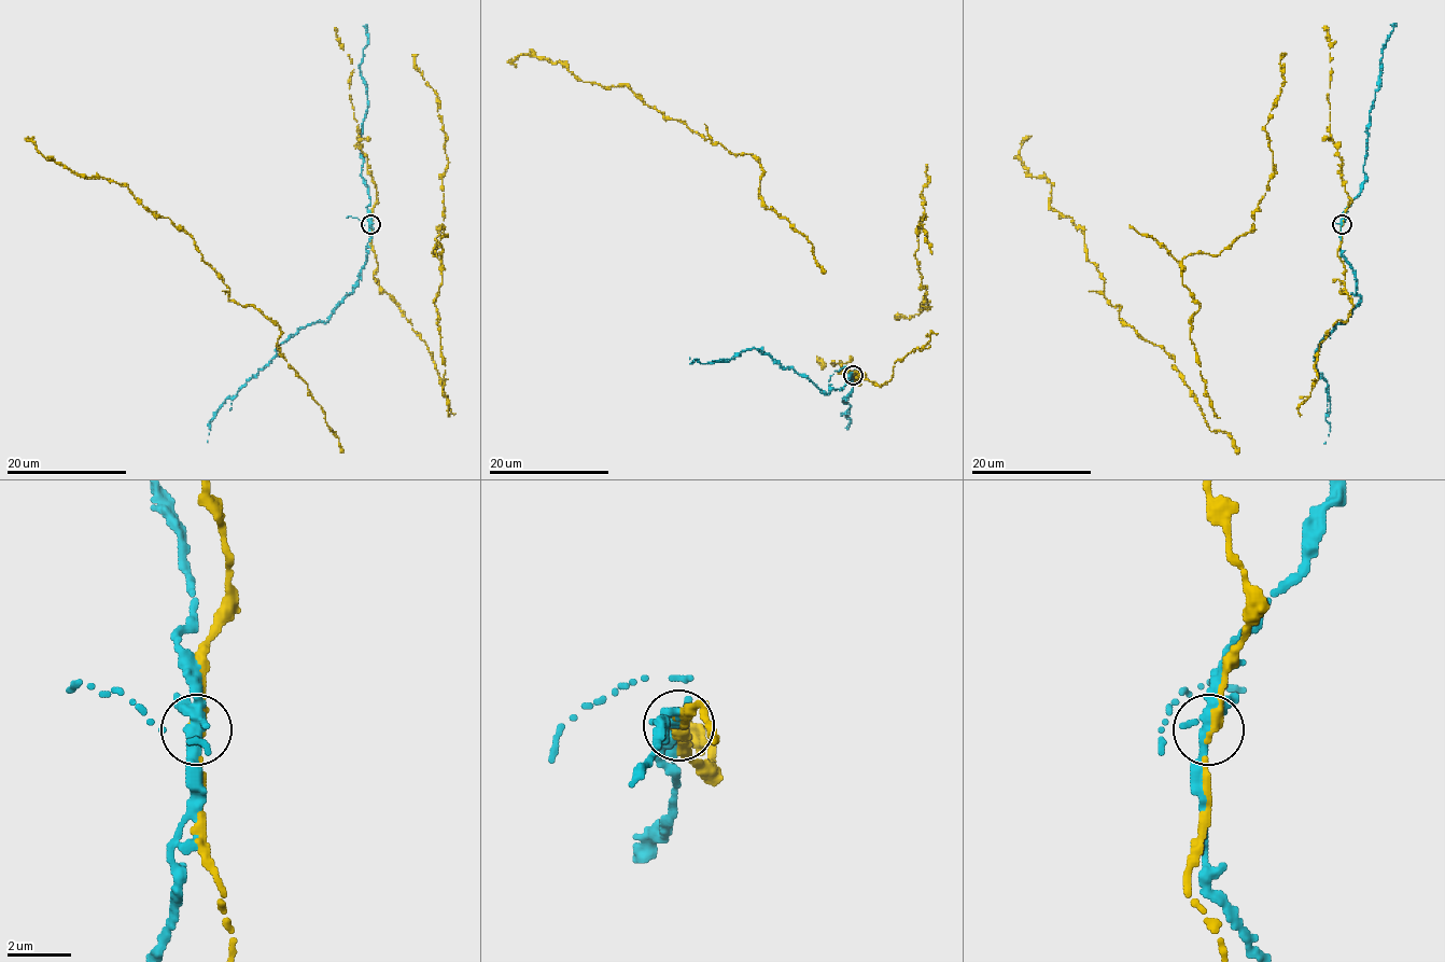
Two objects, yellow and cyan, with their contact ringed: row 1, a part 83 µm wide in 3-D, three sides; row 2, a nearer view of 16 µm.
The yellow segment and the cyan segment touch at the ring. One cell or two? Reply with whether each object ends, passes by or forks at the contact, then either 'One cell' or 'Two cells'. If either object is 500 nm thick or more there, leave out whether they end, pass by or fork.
At the ring yellow passes by. At the ring cyan forks. Two cells

